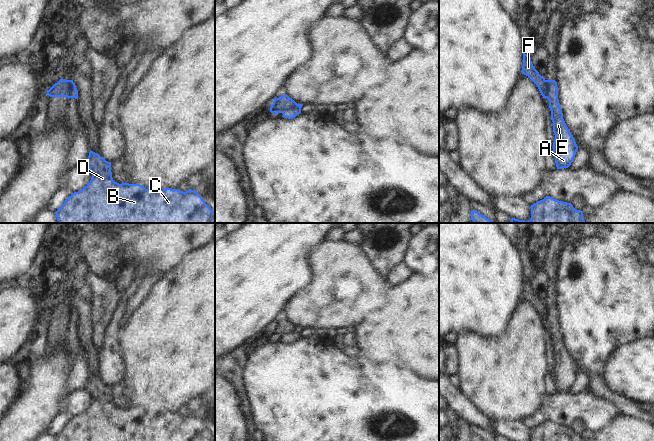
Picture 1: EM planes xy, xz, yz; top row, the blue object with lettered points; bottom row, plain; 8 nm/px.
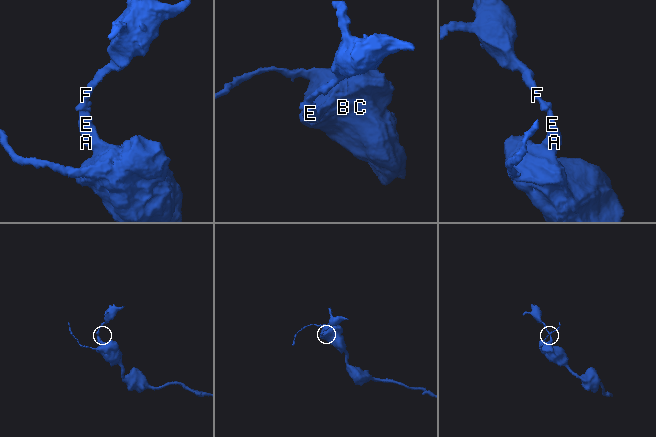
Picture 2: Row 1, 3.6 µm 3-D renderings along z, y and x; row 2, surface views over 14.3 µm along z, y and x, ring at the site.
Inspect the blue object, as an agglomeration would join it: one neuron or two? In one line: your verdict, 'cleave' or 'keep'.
cleave

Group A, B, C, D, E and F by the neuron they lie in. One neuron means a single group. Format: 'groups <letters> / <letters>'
groups A B C D E / F

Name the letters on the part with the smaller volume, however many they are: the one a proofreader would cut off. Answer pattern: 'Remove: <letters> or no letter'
Remove: F

